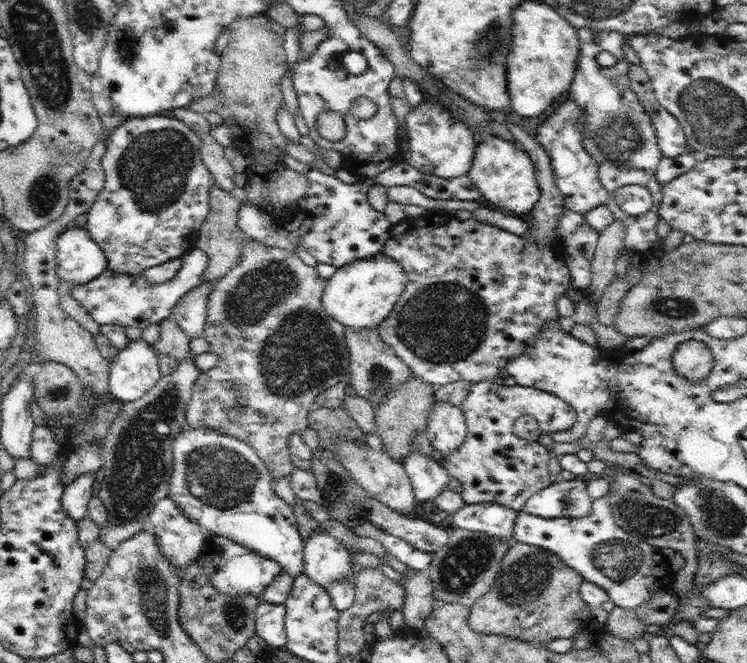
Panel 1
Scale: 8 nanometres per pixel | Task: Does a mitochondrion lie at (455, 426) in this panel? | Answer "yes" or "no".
no

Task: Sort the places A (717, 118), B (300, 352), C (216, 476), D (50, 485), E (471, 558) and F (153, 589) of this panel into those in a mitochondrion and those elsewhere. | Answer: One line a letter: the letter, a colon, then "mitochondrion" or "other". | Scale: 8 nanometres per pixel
A: mitochondrion
B: mitochondrion
C: mitochondrion
D: other
E: mitochondrion
F: mitochondrion

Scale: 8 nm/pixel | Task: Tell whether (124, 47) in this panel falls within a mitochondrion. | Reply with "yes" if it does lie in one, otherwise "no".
yes

